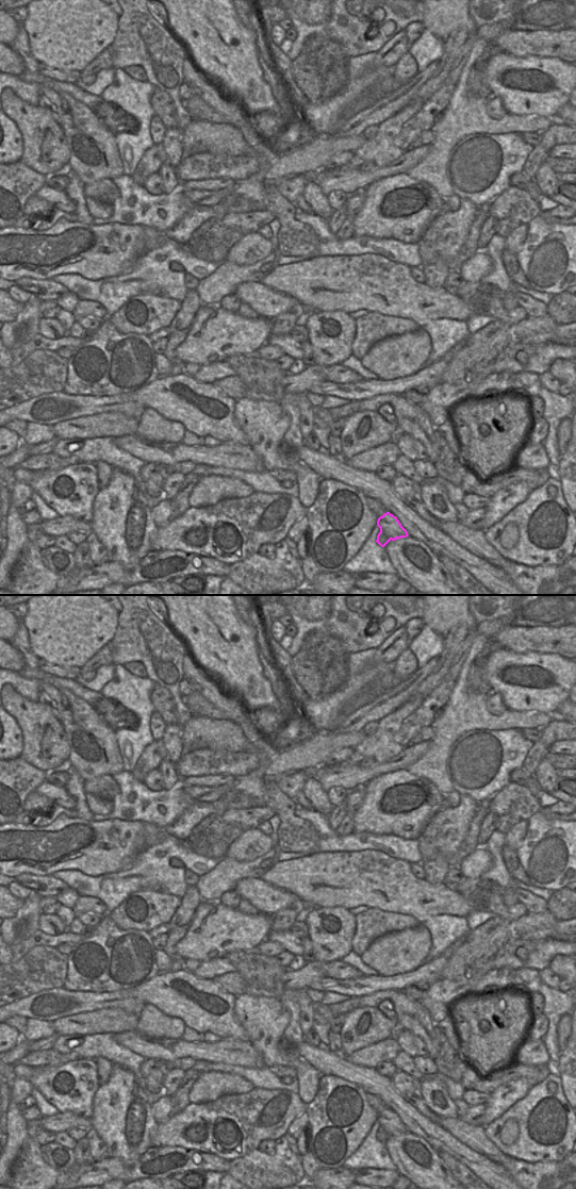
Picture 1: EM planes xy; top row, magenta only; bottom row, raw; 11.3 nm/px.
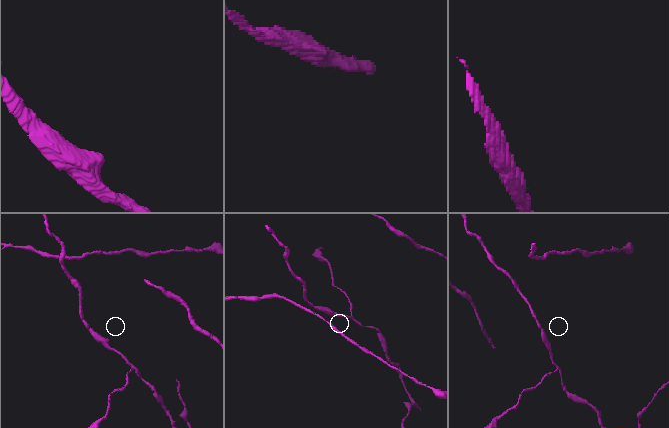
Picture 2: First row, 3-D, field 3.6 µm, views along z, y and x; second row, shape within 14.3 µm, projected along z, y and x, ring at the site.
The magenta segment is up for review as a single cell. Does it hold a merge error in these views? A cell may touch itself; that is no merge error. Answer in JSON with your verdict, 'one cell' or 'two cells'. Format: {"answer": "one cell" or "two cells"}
{"answer": "two cells"}

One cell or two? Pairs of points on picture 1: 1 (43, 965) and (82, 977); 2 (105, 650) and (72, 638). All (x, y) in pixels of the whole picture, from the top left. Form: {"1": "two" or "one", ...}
{"1": "two", "2": "two"}

